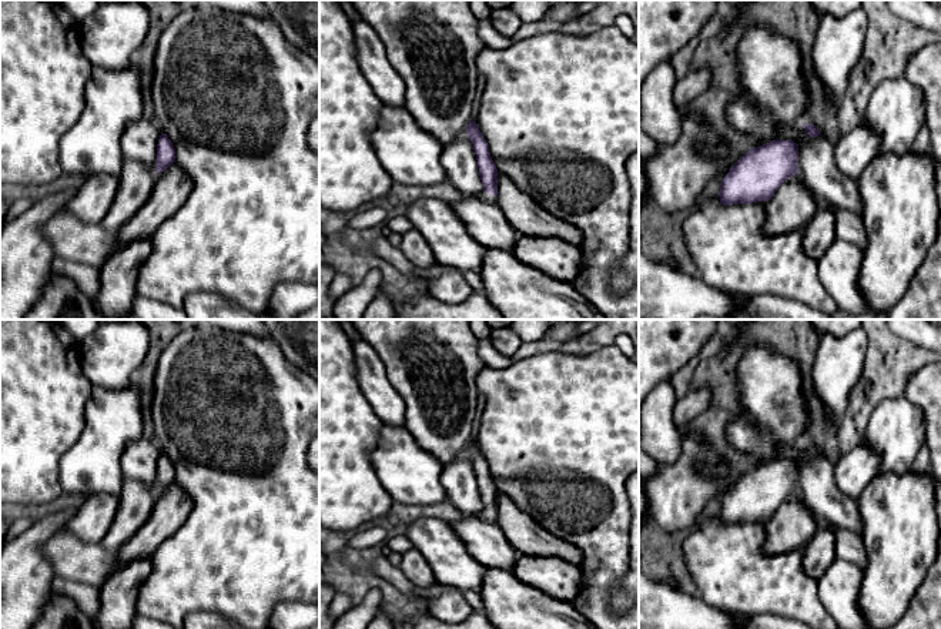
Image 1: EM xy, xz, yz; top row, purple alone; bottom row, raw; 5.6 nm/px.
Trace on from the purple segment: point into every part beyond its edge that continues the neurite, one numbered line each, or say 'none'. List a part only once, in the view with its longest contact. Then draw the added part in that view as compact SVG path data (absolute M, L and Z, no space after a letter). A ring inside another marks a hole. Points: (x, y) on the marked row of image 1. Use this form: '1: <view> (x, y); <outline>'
none

